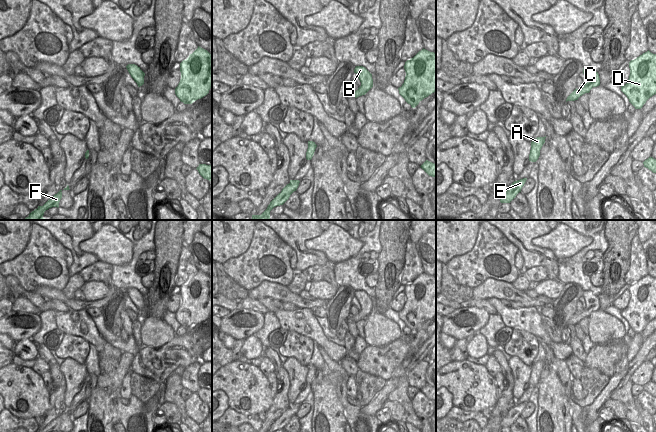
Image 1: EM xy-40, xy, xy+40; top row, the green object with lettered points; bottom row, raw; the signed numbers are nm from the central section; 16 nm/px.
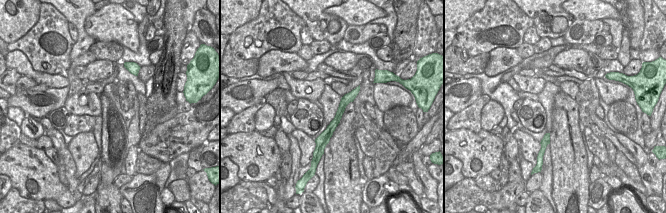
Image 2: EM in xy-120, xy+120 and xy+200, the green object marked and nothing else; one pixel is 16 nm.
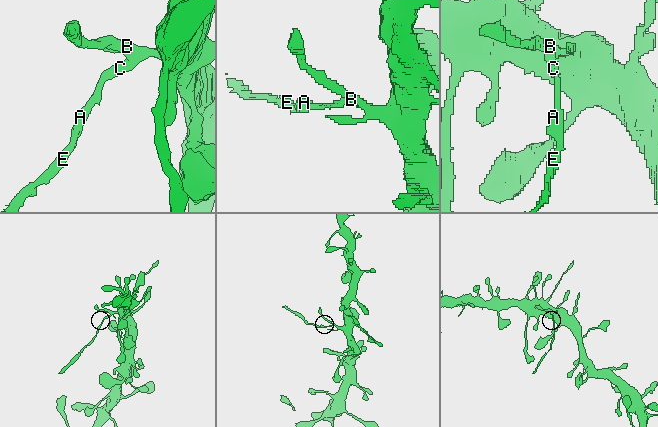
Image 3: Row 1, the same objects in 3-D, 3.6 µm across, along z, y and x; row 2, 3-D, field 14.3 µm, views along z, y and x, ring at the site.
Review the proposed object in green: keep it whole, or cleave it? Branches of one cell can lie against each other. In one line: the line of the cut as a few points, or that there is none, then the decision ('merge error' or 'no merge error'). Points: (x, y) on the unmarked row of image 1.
cut xy (360, 310), (368, 314); merge error

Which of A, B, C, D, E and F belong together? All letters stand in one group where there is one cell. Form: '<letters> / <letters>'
A C E F / B D

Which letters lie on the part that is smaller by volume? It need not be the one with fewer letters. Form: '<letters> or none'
A, C, E, F

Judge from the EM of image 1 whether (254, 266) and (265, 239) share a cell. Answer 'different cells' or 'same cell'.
same cell

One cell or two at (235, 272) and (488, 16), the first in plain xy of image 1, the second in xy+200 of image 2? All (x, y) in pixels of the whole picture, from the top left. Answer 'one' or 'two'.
one

